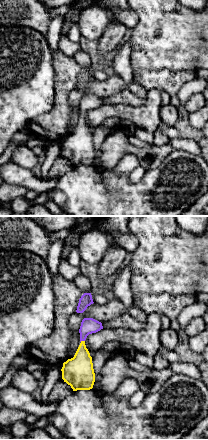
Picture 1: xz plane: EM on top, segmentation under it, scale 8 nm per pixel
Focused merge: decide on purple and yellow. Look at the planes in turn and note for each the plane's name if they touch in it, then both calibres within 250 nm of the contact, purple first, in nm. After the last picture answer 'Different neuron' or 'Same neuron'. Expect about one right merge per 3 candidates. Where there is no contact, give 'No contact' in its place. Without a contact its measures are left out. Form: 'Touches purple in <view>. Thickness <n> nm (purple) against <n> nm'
Touches purple in xz. Thickness 130 nm (purple) against 220 nm

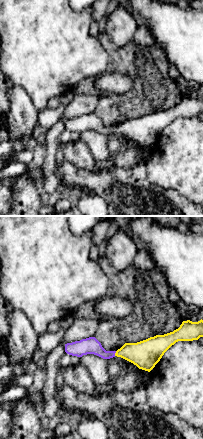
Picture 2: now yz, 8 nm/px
Touches purple in yz. Thickness 140 nm (purple) against 220 nm

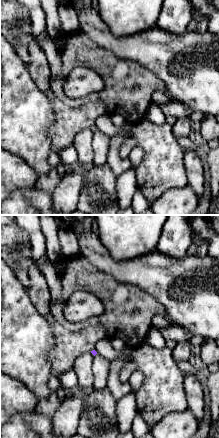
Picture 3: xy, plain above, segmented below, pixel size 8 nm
No contact

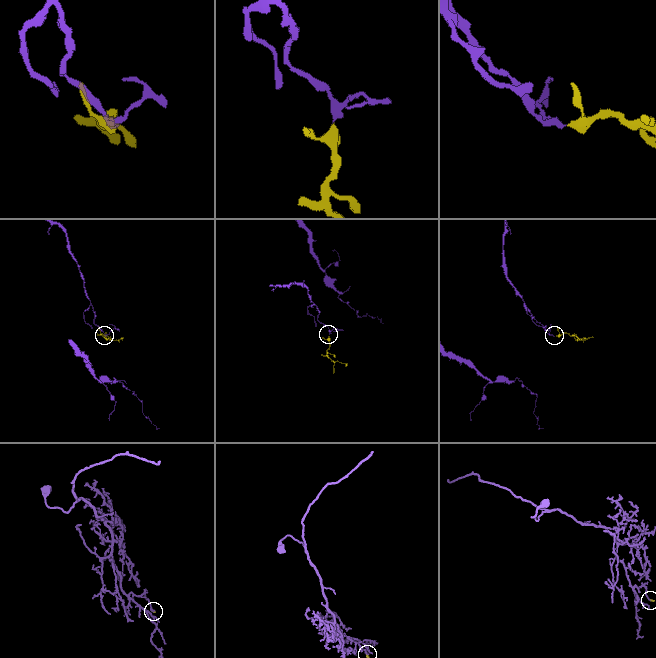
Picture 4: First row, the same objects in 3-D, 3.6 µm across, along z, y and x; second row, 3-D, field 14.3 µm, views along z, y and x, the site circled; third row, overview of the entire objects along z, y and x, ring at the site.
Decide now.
Same neuron

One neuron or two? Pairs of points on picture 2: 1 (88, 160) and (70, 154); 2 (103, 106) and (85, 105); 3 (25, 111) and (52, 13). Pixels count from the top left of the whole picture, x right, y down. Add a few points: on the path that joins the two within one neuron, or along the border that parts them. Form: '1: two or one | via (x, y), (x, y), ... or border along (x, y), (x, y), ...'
1: one | via (84, 159), (78, 154), (74, 154)
2: two | border along (99, 98), (93, 112)
3: two | border along (14, 85), (20, 86), (26, 92), (39, 111)

